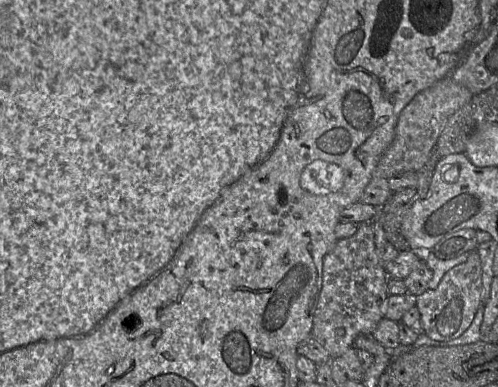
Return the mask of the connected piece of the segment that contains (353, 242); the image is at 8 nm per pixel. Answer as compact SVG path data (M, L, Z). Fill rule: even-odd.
M361 223L358 226L357 232L351 237L338 240L334 248L324 257L322 265L322 287L319 295L319 299L316 305L315 314L312 324L312 335L316 340L328 351L330 358L337 358L345 353L348 349L353 347L355 338L360 334L372 334L377 328L379 322L384 318L385 304L388 298L387 282L388 275L376 253L374 231L371 223Z

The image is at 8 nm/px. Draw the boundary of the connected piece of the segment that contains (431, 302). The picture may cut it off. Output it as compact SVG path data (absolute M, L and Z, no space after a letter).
M477 250L471 251L467 260L450 269L435 289L427 289L416 296L416 307L421 315L423 334L435 341L450 341L461 336L472 323L477 309L482 305L482 270Z

